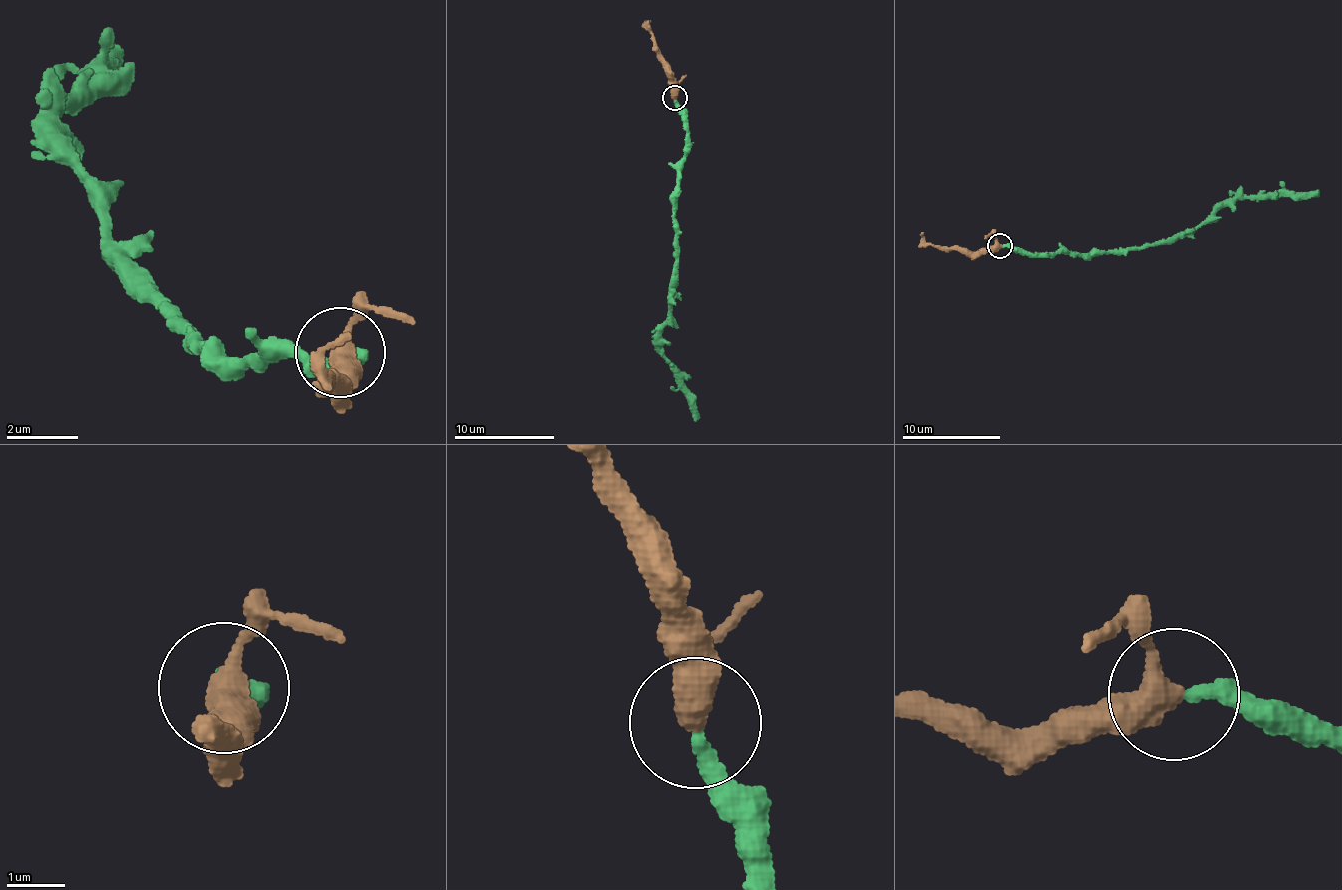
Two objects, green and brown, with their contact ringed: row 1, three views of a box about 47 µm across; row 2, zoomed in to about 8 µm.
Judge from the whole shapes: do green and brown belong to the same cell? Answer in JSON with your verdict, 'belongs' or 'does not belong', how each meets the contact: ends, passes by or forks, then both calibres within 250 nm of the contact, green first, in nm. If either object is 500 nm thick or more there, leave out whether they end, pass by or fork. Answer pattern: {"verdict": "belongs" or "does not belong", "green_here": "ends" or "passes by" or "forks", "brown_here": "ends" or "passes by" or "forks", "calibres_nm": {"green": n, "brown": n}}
{"verdict": "belongs", "green_here": "ends", "brown_here": "passes by", "calibres_nm": {"green": 280, "brown": 400}}

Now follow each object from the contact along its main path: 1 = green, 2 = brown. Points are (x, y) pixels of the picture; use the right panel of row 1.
1: (1000, 245), (1034, 255), (1171, 244), (1190, 236), (1224, 205), (1319, 190)
2: (1000, 245), (965, 253), (946, 250), (924, 240), (922, 233)

